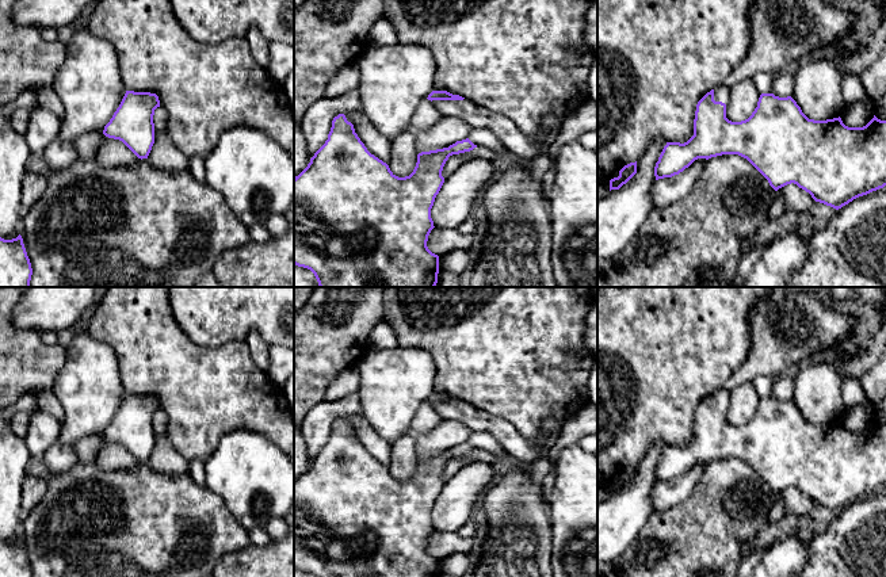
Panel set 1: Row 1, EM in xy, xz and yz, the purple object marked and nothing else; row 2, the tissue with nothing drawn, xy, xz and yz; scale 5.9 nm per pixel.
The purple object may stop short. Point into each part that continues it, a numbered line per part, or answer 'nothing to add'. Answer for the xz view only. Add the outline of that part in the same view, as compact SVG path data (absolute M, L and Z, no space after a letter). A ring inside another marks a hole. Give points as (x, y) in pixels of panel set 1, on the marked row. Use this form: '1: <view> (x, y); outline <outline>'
1: xz (515, 142); outline M432 100L443 116L458 116L473 126L486 127L497 134L508 153L522 158L534 160L545 152L545 145L530 138L508 118L488 111L470 100Z

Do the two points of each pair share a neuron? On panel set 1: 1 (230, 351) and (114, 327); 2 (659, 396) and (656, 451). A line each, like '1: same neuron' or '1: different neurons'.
1: same neuron
2: different neurons

